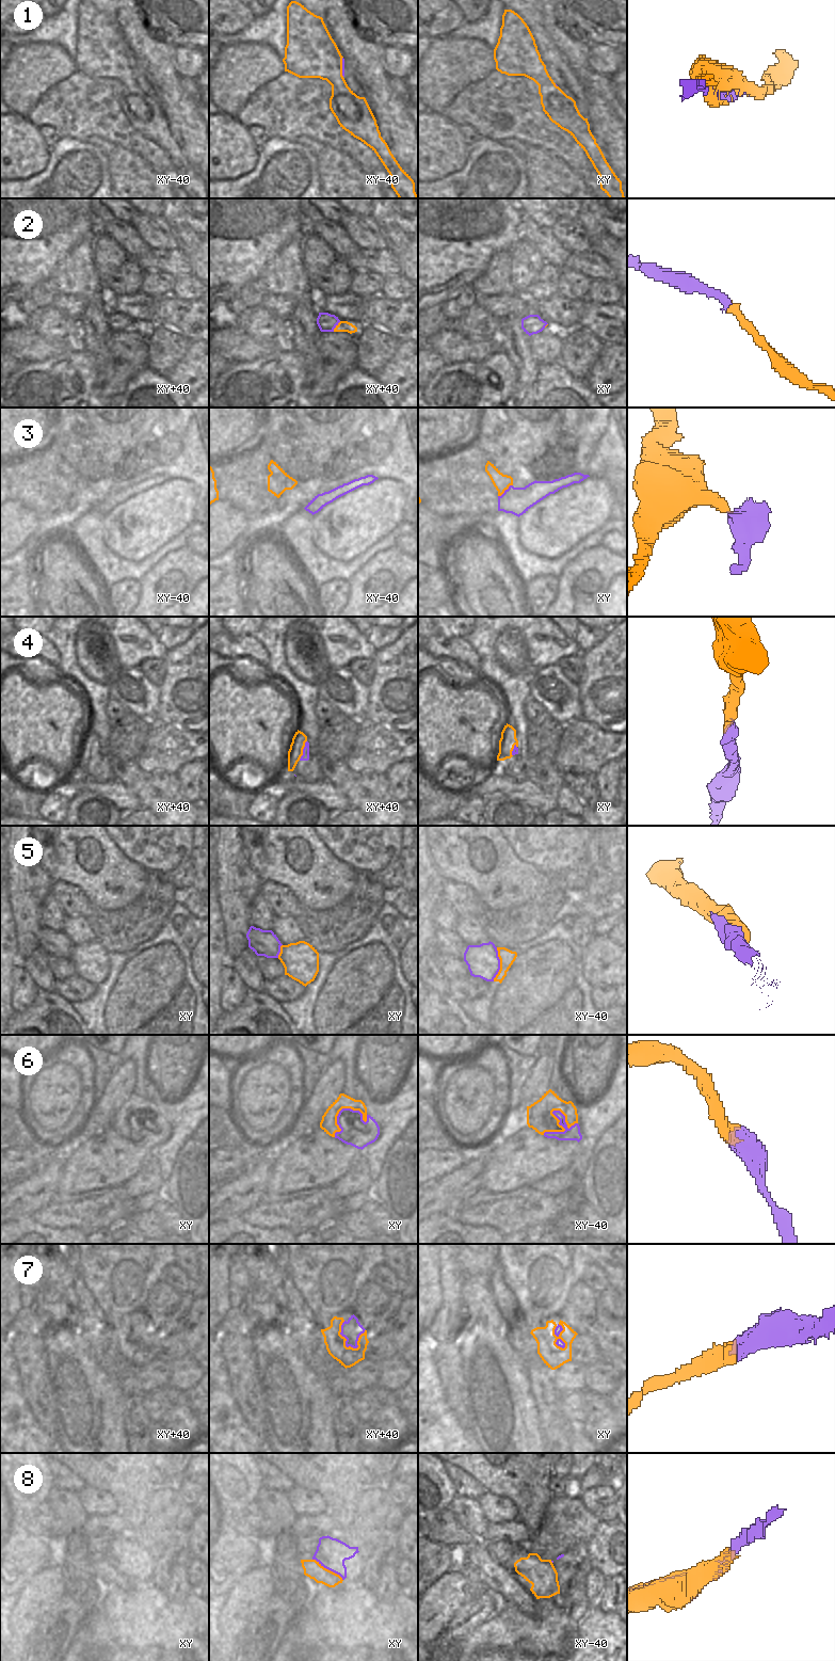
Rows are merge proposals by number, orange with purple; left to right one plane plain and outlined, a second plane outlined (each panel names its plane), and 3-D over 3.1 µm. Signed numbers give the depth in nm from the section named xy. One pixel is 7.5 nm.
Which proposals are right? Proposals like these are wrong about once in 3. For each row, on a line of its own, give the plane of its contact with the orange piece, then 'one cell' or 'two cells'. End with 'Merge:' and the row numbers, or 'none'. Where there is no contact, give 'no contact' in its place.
1: meets orange in xy-40; one cell
2: meets orange in xy+40; one cell
3: meets orange in xy; two cells
4: meets orange in xy+40; one cell
5: meets orange in xy-40; one cell
6: meets orange in xy-40; one cell
7: meets orange in xy+40; one cell
8: meets orange in xy; one cell
Merge: 1, 2, 4, 5, 6, 7, 8

